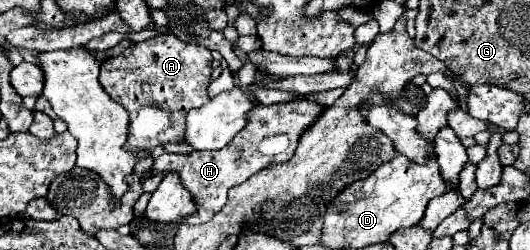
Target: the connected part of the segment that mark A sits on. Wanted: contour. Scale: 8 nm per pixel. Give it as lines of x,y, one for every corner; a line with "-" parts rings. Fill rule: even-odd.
165,33
137,43
101,63
99,83
111,99
121,103
129,113
127,147
153,151
157,145
181,141
187,111
211,101
207,93
211,61
211,51
207,47
185,43
173,33

